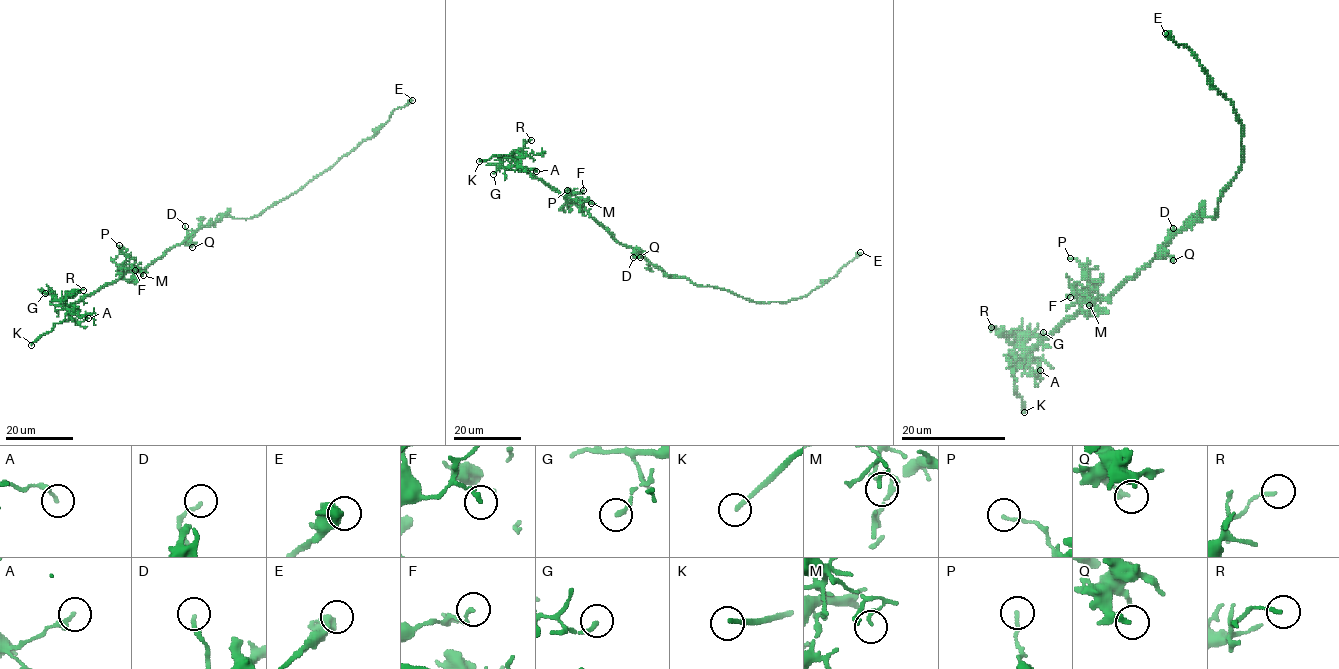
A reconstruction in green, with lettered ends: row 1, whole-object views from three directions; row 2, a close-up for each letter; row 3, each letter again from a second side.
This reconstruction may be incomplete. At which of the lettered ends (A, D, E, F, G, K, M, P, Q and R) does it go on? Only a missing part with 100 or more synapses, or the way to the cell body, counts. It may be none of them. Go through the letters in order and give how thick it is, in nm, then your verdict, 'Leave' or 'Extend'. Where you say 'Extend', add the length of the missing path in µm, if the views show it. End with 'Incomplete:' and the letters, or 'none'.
A: Thickness 200 nm. Leave
D: Thickness 150 nm. Leave
E: Thickness 400 nm. Leave
F: Thickness 180 nm. Leave
G: Thickness 190 nm. Leave
K: Thickness 190 nm. Extend. Missing length about 50 µm
M: Thickness 130 nm. Leave
P: Thickness 130 nm. Leave
Q: Thickness 200 nm. Leave
R: Thickness 150 nm. Leave
Incomplete: K

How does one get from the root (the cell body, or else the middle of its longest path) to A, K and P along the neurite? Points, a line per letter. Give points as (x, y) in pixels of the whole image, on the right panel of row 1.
A: (1194, 221), (1133, 277), (1105, 299), (1088, 299), (1037, 345), (1029, 353), (1028, 367), (1036, 378), (1040, 370)
K: (1194, 221), (1182, 228), (1133, 277), (1105, 299), (1088, 299), (1016, 363), (1015, 392), (1023, 401), (1024, 412)
P: (1194, 221), (1182, 228), (1133, 277), (1105, 299), (1096, 299), (1092, 296), (1088, 272), (1076, 259), (1070, 258)

